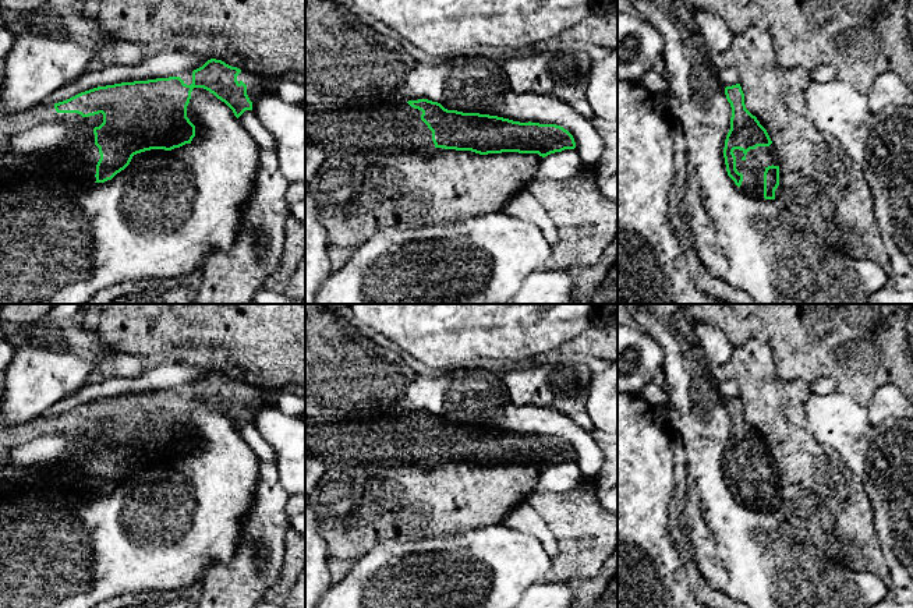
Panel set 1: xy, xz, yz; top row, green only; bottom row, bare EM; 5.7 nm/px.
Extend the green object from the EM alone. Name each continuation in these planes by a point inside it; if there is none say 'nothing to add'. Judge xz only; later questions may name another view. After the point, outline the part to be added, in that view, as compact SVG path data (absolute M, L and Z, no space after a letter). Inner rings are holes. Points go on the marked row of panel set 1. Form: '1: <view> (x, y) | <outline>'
1: xz (396, 127) | M396 102L371 107L339 107L305 105L305 142L318 145L326 152L339 153L411 153L411 155L439 155L443 148L436 148L432 141L432 131L421 120L422 112L411 107L407 102Z

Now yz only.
1: yz (753, 168) | M775 145L757 146L746 155L740 149L735 149L733 153L736 156L736 169L743 174L740 190L757 199L762 199L765 169L781 165Z

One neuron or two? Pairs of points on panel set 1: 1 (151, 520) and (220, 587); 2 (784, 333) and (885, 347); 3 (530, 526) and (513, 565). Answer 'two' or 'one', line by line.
1: two
2: one
3: two

